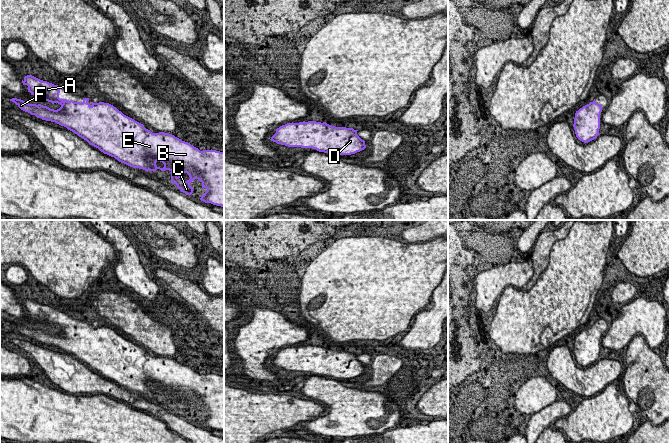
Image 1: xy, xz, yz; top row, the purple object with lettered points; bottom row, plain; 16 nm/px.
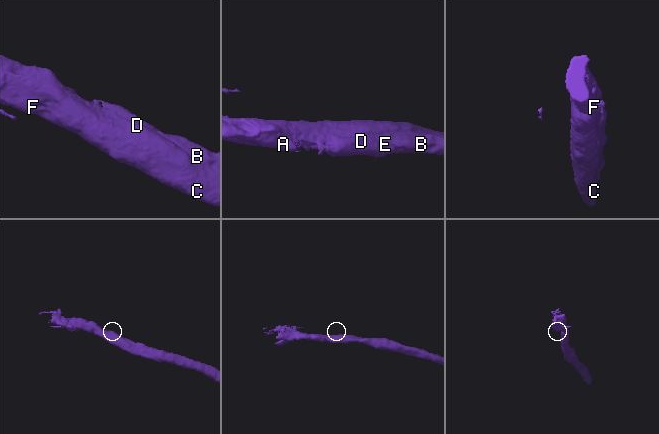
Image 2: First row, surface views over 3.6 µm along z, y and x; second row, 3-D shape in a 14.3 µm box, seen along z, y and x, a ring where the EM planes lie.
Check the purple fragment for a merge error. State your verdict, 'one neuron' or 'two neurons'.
one neuron

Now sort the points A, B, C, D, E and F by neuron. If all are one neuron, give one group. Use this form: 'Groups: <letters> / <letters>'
Groups: A B C D E F

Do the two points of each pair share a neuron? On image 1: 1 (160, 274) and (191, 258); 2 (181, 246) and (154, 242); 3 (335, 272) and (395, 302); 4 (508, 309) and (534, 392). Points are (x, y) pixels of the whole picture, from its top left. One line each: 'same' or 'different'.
1: different
2: same
3: same
4: different

